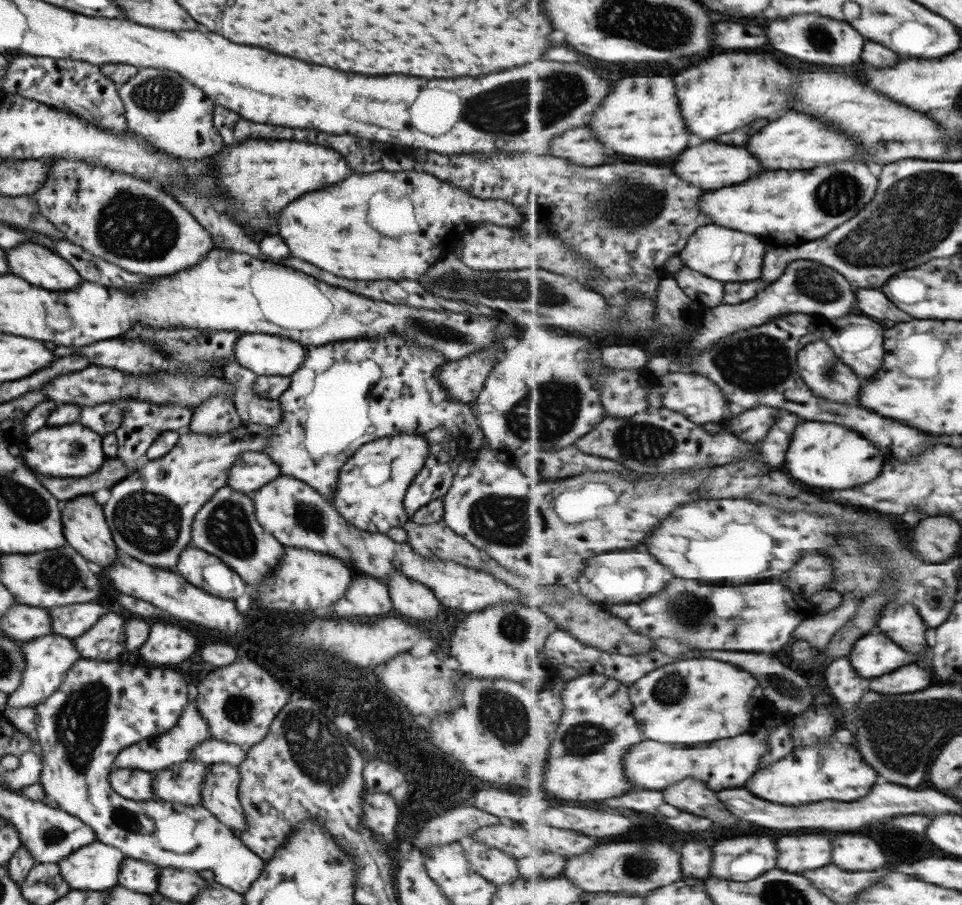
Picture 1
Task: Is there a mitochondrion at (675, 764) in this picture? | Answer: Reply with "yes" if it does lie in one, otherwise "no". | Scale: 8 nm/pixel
no

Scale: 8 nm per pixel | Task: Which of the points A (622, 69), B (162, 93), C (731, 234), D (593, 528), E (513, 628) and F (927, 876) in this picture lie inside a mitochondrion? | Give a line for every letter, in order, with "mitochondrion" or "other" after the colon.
A: other
B: mitochondrion
C: other
D: other
E: mitochondrion
F: other

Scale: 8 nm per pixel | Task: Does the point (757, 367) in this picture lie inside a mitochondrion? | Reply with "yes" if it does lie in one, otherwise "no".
yes

